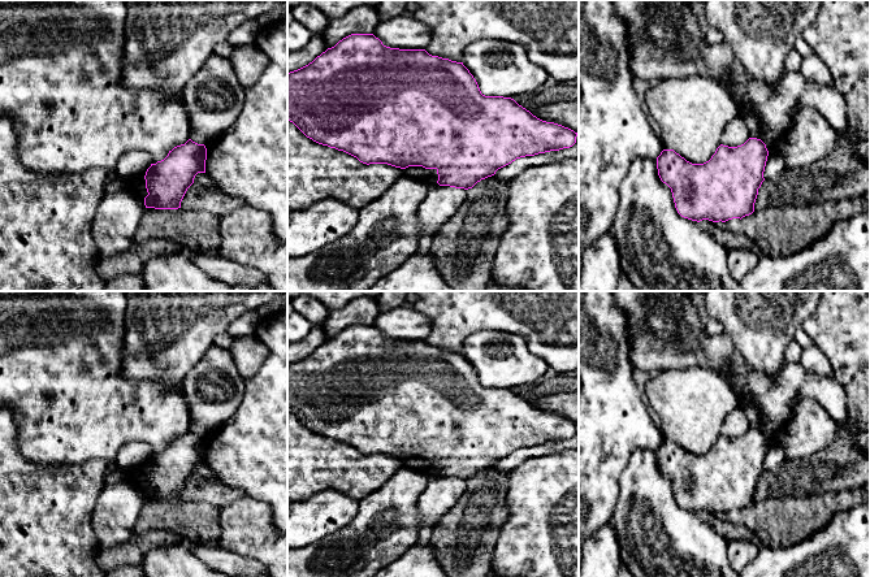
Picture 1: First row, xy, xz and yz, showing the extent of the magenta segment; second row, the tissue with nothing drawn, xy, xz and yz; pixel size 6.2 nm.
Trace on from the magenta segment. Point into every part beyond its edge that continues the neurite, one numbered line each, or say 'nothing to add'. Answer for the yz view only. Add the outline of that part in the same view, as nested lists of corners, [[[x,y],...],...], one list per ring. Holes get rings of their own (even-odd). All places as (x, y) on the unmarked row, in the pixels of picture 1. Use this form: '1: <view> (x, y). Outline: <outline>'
nothing to add

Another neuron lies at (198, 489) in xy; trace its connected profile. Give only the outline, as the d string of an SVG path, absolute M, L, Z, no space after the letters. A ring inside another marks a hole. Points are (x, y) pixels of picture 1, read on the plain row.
M194 473L187 480L181 493L181 499L189 502L207 502L218 508L224 508L243 495L241 490L226 486L220 480L212 480Z

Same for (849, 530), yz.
M870 502L840 511L805 539L779 548L761 545L741 577L870 577Z

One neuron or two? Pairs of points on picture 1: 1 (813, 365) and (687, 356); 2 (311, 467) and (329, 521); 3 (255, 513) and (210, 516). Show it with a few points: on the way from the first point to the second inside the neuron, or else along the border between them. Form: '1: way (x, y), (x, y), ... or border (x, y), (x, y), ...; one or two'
1: border (799, 363), (810, 372), (830, 376); two
2: border (350, 497), (337, 489), (325, 487), (301, 502); two
3: border (221, 508), (220, 538), (216, 545); two

